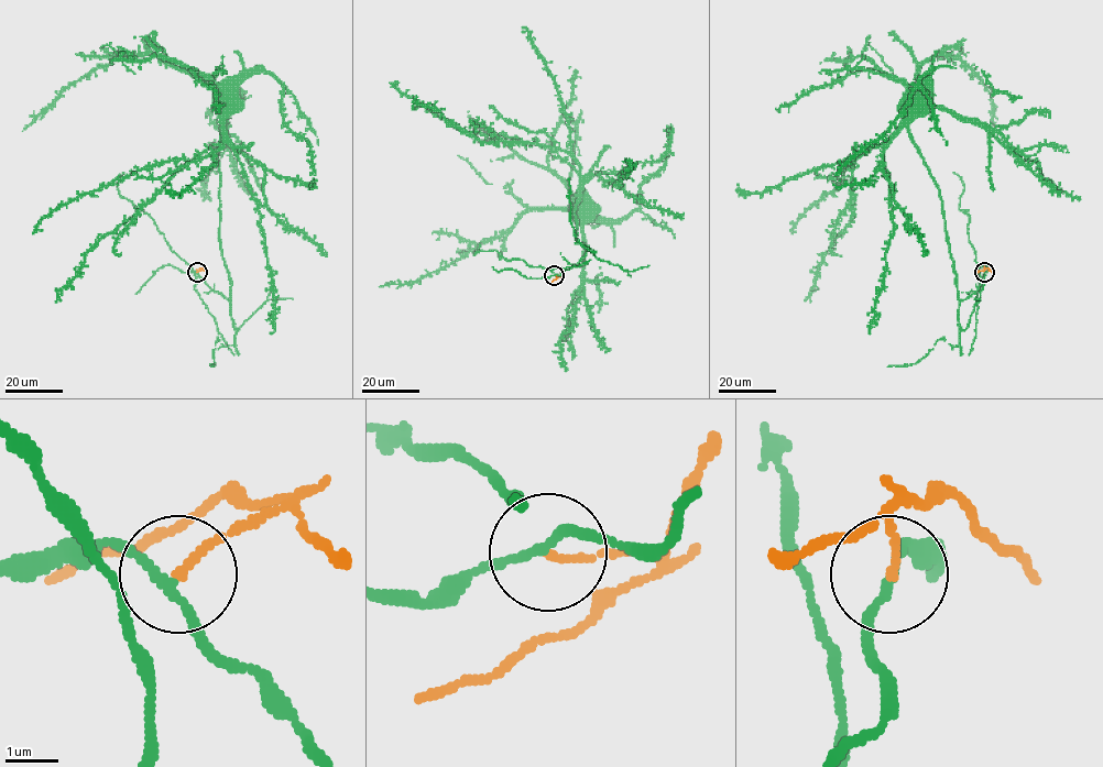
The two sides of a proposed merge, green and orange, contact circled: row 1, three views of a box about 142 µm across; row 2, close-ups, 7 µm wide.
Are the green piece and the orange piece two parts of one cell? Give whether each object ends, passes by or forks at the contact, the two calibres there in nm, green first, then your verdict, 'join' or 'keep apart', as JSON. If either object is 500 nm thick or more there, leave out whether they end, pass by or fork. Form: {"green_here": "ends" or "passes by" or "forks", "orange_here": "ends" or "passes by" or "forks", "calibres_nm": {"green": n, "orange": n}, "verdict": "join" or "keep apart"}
{"green_here": "passes by", "orange_here": "ends", "calibres_nm": {"green": 150, "orange": 130}, "verdict": "keep apart"}

